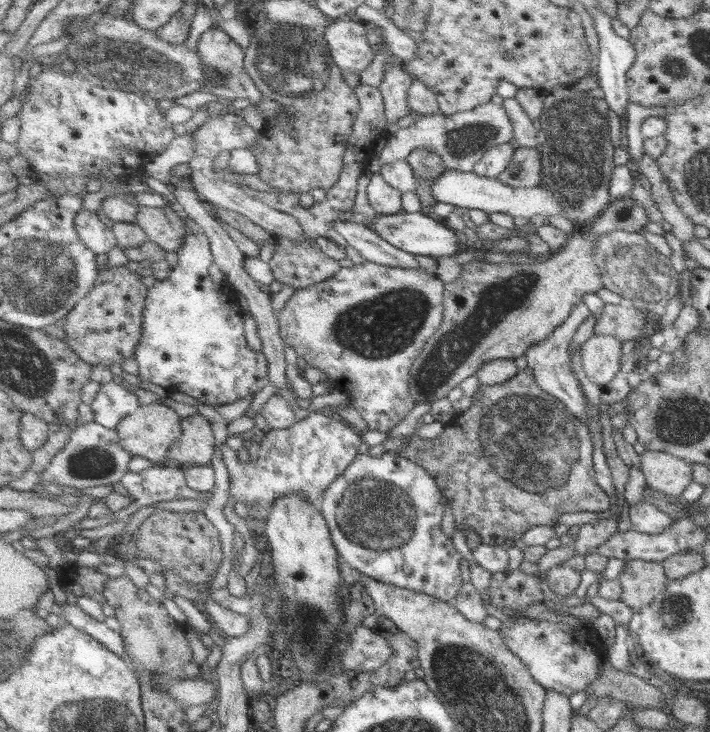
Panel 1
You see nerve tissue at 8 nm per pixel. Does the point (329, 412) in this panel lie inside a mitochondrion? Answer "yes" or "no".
no

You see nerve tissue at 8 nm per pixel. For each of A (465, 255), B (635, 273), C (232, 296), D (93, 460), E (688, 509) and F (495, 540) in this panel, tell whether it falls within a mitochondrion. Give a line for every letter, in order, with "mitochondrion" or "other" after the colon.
A: other
B: mitochondrion
C: other
D: mitochondrion
E: other
F: other

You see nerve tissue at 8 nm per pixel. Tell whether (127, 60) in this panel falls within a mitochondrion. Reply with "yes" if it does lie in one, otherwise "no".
yes

